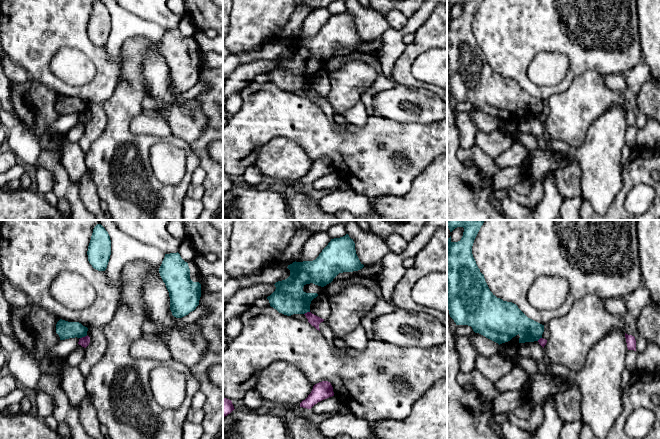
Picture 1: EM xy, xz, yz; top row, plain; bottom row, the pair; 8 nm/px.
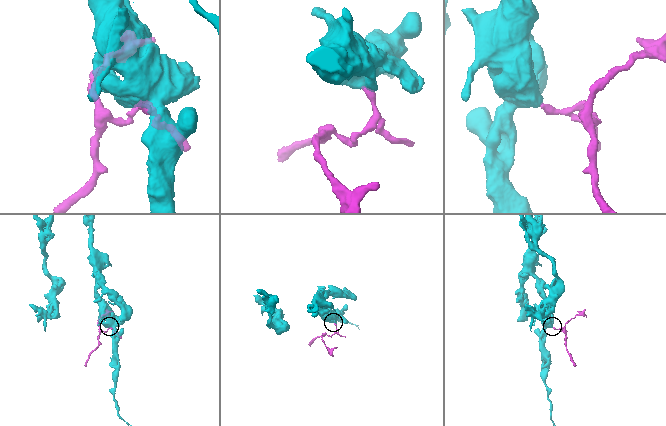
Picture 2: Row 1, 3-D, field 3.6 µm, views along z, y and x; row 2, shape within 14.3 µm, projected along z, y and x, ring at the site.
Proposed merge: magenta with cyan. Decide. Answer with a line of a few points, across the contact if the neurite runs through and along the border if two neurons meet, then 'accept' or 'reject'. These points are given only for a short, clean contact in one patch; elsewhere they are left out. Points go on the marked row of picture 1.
xy (87, 335), (80, 338) | reject

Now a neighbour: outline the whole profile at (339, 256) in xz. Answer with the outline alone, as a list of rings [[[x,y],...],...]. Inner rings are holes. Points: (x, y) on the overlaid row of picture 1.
[[[346,234],[331,239],[319,256],[313,261],[293,262],[288,265],[290,276],[276,282],[275,291],[267,297],[270,306],[287,316],[310,312],[311,301],[317,293],[306,293],[303,287],[313,283],[324,287],[343,272],[362,269],[353,239]]]

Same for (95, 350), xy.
[[[90,328],[88,334],[90,343],[85,348],[85,353],[79,369],[83,376],[87,378],[91,368],[103,357],[107,342],[102,328]]]

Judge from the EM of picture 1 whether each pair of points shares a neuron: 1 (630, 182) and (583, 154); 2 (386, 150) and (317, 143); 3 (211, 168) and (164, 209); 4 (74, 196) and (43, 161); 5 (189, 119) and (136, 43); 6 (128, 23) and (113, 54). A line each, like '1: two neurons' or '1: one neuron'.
1: two neurons
2: one neuron
3: two neurons
4: one neuron
5: two neurons
6: one neuron

